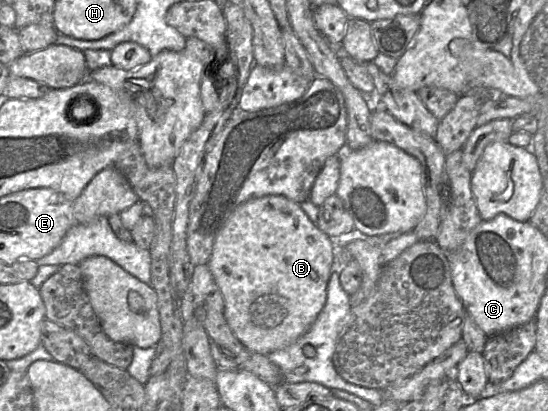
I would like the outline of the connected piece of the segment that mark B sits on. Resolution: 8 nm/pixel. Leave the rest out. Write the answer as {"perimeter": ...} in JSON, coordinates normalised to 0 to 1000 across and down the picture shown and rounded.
{"perimeter":[[[487,474],[436,499],[400,560],[378,640],[409,730],[409,769],[454,852],[489,864],[540,832],[571,791],[597,727],[615,586],[571,543],[549,501],[515,474]]]}

